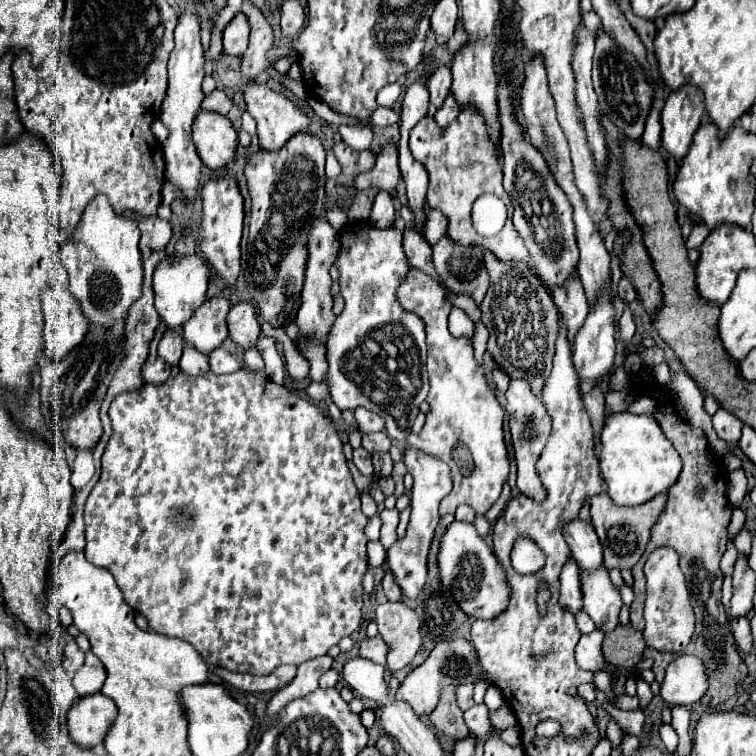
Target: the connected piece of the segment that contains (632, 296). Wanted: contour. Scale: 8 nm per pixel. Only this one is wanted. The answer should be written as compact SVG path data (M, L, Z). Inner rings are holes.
M621 278L619 280L619 288L617 288L617 296L623 300L623 302L633 302L633 300L637 300L637 292L635 292L635 288L631 286L631 282L627 280L627 278Z

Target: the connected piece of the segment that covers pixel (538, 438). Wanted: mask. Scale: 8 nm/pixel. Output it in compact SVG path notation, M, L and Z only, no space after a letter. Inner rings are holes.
M511 380L505 398L507 398L505 410L509 412L509 428L511 428L511 440L513 440L513 450L515 450L515 462L517 462L517 488L523 496L529 496L533 500L543 500L545 490L541 488L535 462L539 460L541 450L545 448L549 432L551 432L549 412L545 412L543 400L533 394L531 384L527 380Z

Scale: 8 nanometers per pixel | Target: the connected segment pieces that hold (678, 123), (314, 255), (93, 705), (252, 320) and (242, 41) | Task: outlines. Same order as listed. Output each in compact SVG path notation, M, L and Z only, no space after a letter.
M691 84L671 92L661 112L661 146L677 162L689 152L693 134L705 114L705 100L699 88Z
M317 220L317 224L313 224L313 228L309 230L309 256L307 256L307 270L305 270L305 284L303 284L303 292L301 292L301 308L297 312L297 326L299 326L299 334L303 336L317 336L321 342L327 340L329 328L335 322L335 314L331 312L333 308L333 298L331 298L331 276L329 276L329 268L333 266L333 262L337 260L337 252L339 252L339 240L337 240L337 230L331 228L331 224L327 220Z
M97 692L79 698L67 714L69 736L75 744L83 748L93 748L95 744L101 744L105 740L115 718L117 718L117 706L105 694Z
M239 302L229 312L229 338L243 350L255 346L261 326L255 316L255 308L249 302Z
M237 14L223 32L223 52L229 56L243 56L249 44L249 22L245 14Z

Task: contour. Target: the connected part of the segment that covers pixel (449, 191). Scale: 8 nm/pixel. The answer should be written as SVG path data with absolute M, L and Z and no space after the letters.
M461 108L457 120L445 128L437 126L433 116L425 116L419 120L419 124L411 132L411 152L413 156L427 168L429 172L429 190L427 190L427 204L431 208L437 208L445 214L449 228L447 228L447 238L451 238L457 244L465 246L481 246L497 254L499 260L515 260L515 262L525 262L529 268L533 268L529 252L523 244L523 238L517 234L511 218L507 218L507 224L497 236L485 238L475 232L471 224L471 206L473 202L485 194L493 192L497 194L509 208L509 214L513 212L513 204L509 200L509 194L505 192L501 180L501 148L495 140L487 138L489 132L485 128L485 118L477 108Z

